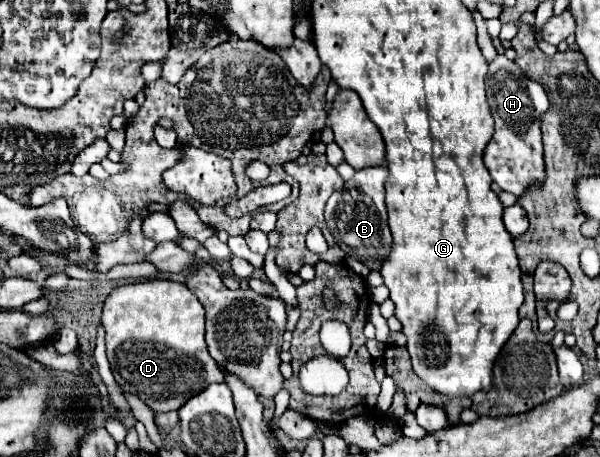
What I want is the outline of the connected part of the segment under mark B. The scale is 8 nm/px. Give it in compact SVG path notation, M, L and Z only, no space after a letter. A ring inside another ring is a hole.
M384 165L356 171L356 175L346 181L340 191L330 195L324 211L326 225L340 249L348 257L364 263L370 271L380 271L384 259L392 249L392 233L388 227L388 211L384 203L386 177L388 169Z

